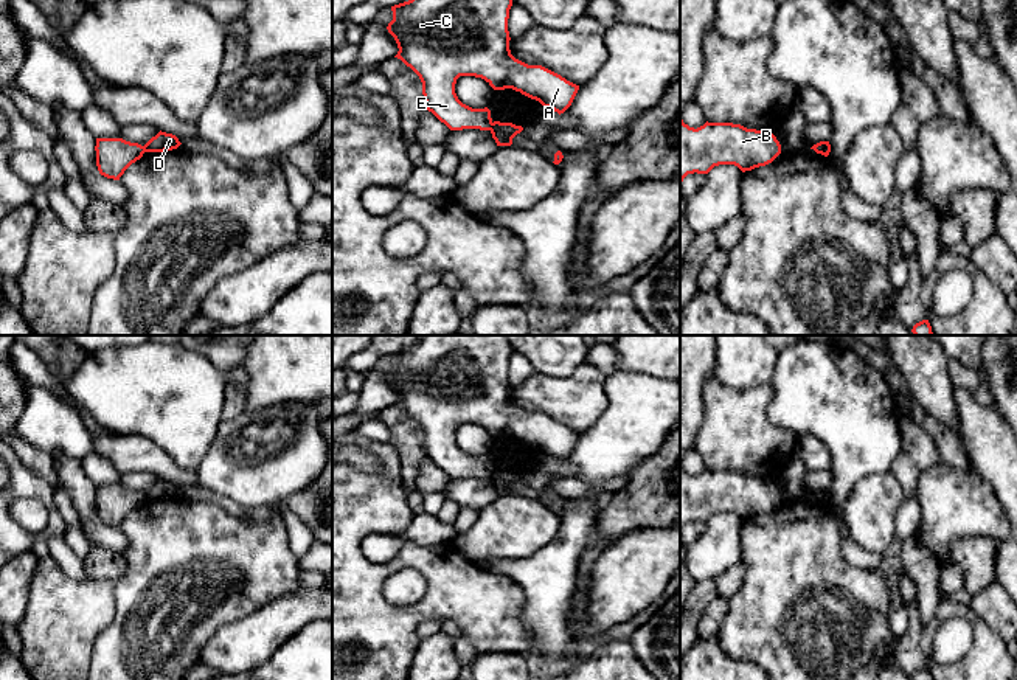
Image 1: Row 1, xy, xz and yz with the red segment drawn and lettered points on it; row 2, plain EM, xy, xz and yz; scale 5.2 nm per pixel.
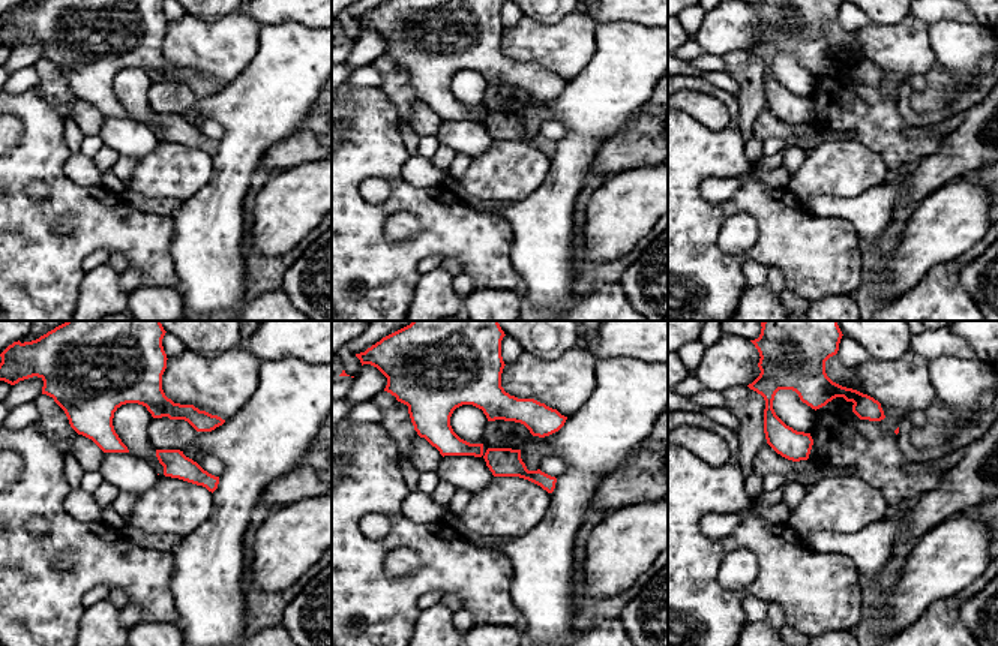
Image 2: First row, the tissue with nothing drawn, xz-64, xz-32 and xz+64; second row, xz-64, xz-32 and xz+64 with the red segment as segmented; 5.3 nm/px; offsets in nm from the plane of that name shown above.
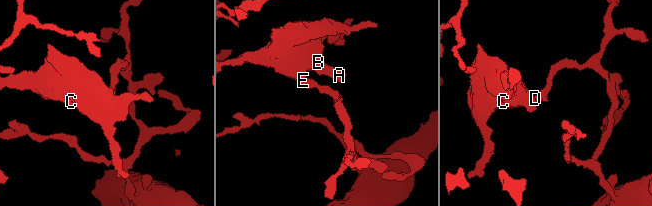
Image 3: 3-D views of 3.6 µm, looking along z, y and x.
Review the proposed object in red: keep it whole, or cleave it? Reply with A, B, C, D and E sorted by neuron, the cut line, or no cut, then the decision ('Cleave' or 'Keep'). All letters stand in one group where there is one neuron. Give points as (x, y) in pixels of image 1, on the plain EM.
Groups: A B C E / D. Split along xz (492, 471), (489, 477). Cleave

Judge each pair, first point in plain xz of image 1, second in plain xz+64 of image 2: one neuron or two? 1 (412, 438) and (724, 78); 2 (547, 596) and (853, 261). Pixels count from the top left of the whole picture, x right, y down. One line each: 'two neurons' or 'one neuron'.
1: two neurons
2: two neurons

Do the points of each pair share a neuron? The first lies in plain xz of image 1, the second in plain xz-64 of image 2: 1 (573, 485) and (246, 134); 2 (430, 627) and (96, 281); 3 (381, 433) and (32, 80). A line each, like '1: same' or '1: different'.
1: different
2: different
3: same

